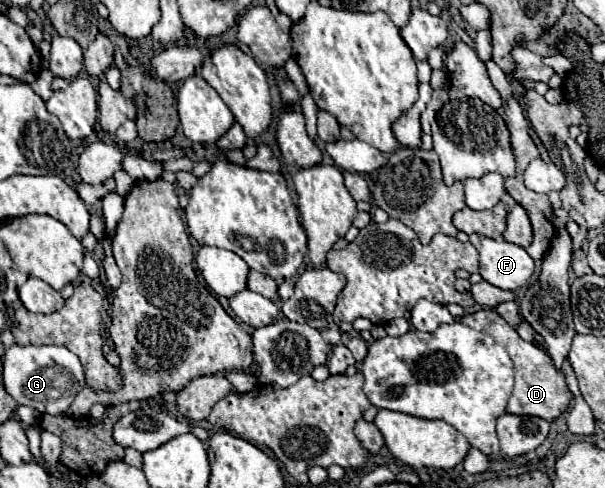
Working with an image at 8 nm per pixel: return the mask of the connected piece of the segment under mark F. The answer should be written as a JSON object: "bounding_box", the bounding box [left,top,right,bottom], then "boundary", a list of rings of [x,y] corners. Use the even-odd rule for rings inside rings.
{"bounding_box":[479,237,533,291],"boundary":[[[483,237],[479,257],[481,277],[499,289],[517,291],[533,273],[533,259],[527,255],[527,251],[507,241]]]}

